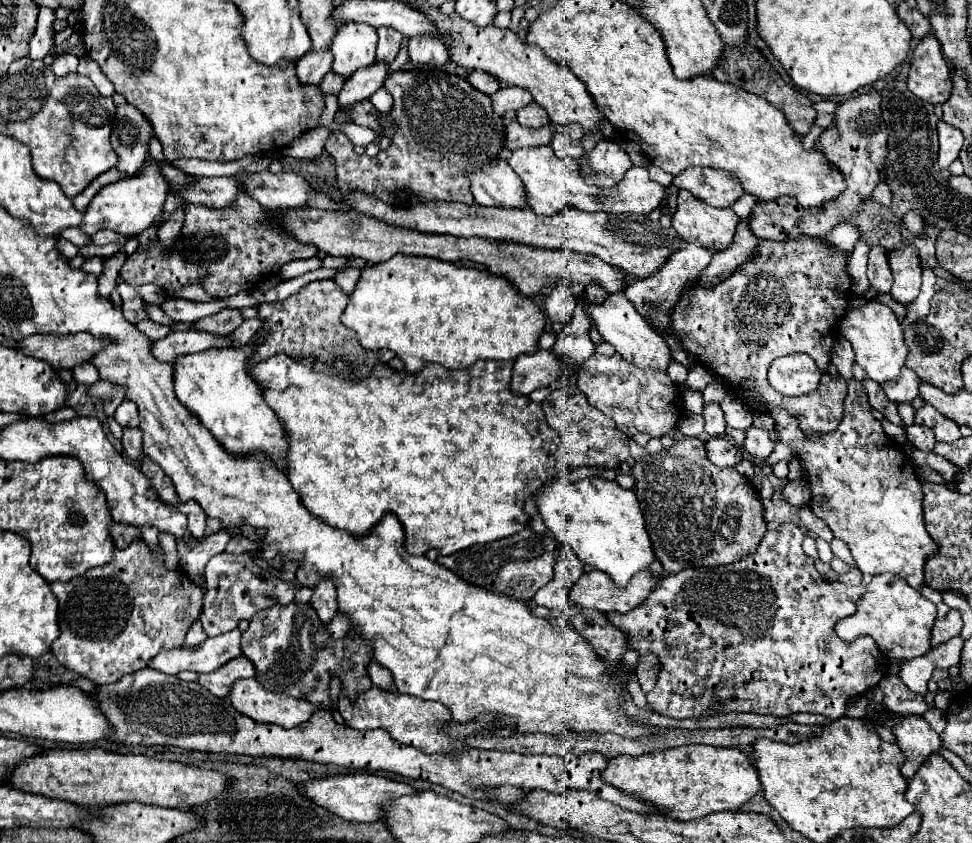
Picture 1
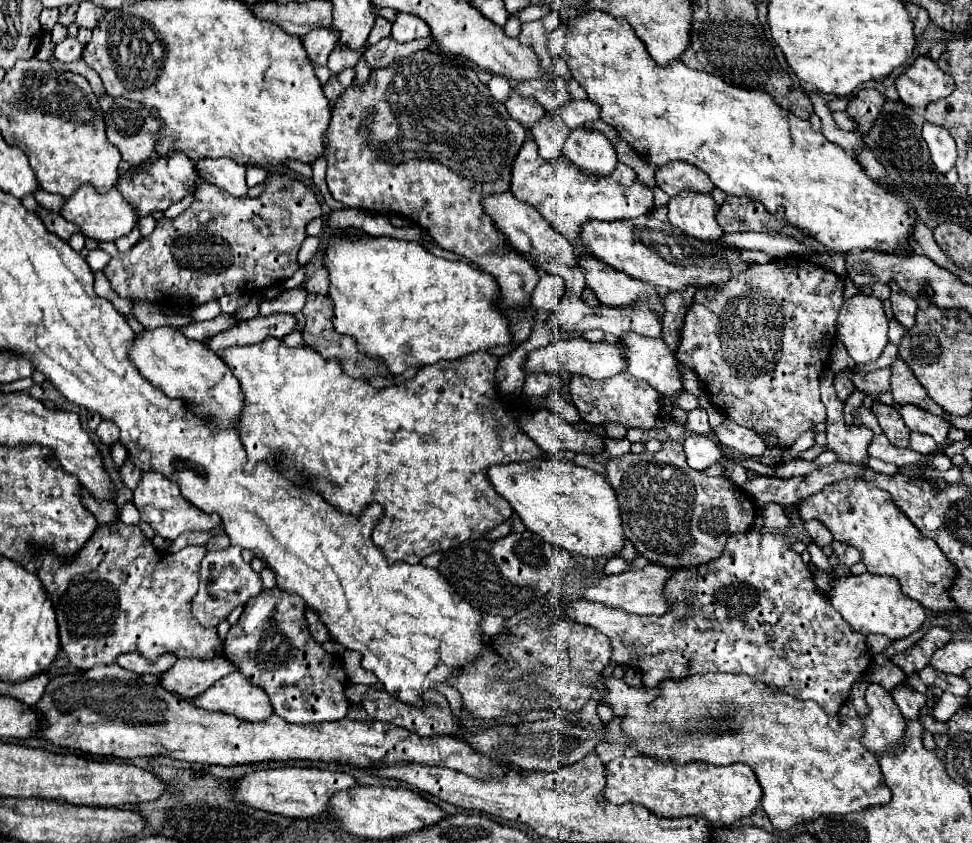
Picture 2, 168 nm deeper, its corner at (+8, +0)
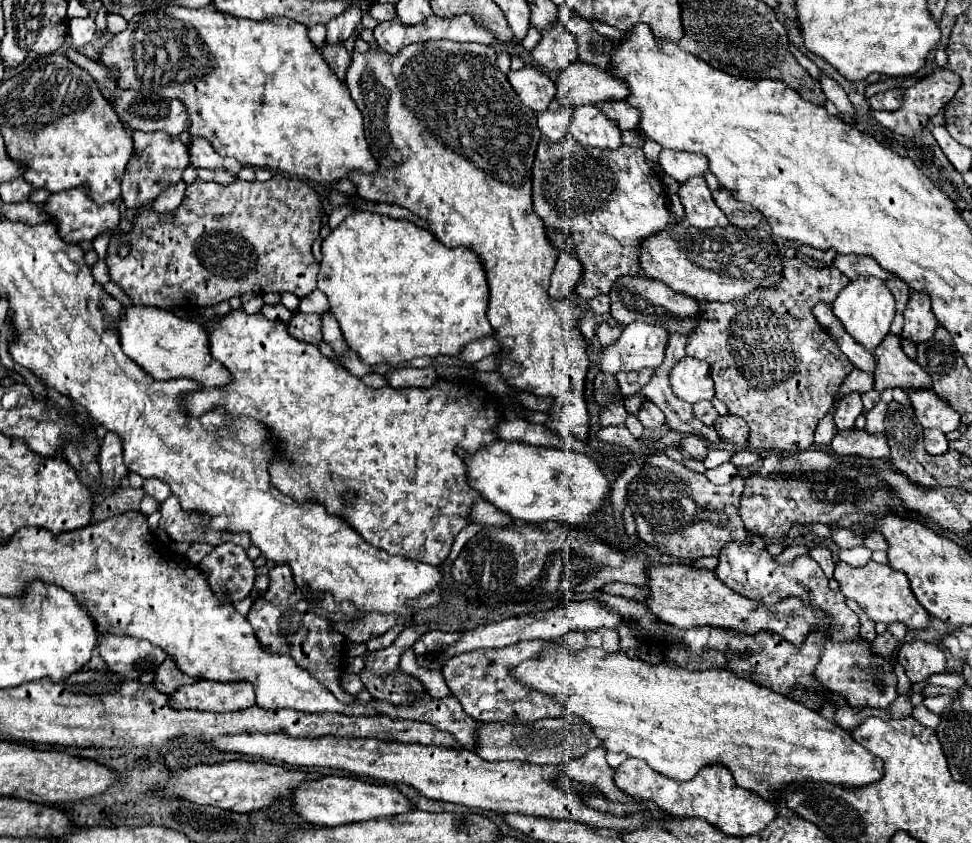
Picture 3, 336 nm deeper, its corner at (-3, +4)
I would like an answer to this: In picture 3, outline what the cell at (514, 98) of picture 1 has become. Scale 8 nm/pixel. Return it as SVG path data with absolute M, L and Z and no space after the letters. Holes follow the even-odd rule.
M573 62L567 70L559 72L555 84L557 94L571 108L579 104L627 100L629 96L629 88L621 78L581 62Z

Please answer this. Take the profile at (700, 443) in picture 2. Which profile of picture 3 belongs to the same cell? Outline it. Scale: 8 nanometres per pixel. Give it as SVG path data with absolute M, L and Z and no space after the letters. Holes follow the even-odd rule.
M685 436L679 444L691 458L699 458L699 456L707 456L709 452L709 444L705 438L701 436Z

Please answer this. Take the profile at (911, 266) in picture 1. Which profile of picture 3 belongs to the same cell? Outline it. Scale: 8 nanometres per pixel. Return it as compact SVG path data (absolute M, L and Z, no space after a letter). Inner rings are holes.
M911 292L903 318L905 318L905 326L903 326L901 338L911 340L913 344L927 342L937 330L937 320L931 312L929 296L923 292Z

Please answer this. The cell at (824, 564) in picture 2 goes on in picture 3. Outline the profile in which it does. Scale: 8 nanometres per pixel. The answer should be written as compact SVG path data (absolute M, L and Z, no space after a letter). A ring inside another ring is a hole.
M837 562L833 578L839 582L845 598L855 600L873 622L903 622L907 624L907 628L925 628L929 624L929 612L917 602L915 594L909 588L907 576L903 572L891 570L891 566L887 564L869 562L861 568L855 568L847 562Z

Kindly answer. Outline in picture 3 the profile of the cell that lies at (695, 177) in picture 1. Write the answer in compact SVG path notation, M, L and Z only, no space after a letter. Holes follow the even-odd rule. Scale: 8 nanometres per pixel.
M667 148L661 150L659 164L665 174L673 176L679 182L683 182L691 176L703 176L703 172L709 170L707 158L703 158L701 154L675 152L675 150L667 150Z

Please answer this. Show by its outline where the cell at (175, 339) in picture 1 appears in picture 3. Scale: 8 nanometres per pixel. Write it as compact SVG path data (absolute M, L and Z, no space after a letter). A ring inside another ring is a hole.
M297 312L291 322L287 322L287 328L289 328L289 334L303 340L303 342L309 342L309 344L315 344L319 346L319 342L323 340L323 334L321 334L321 318L317 314L301 314Z

